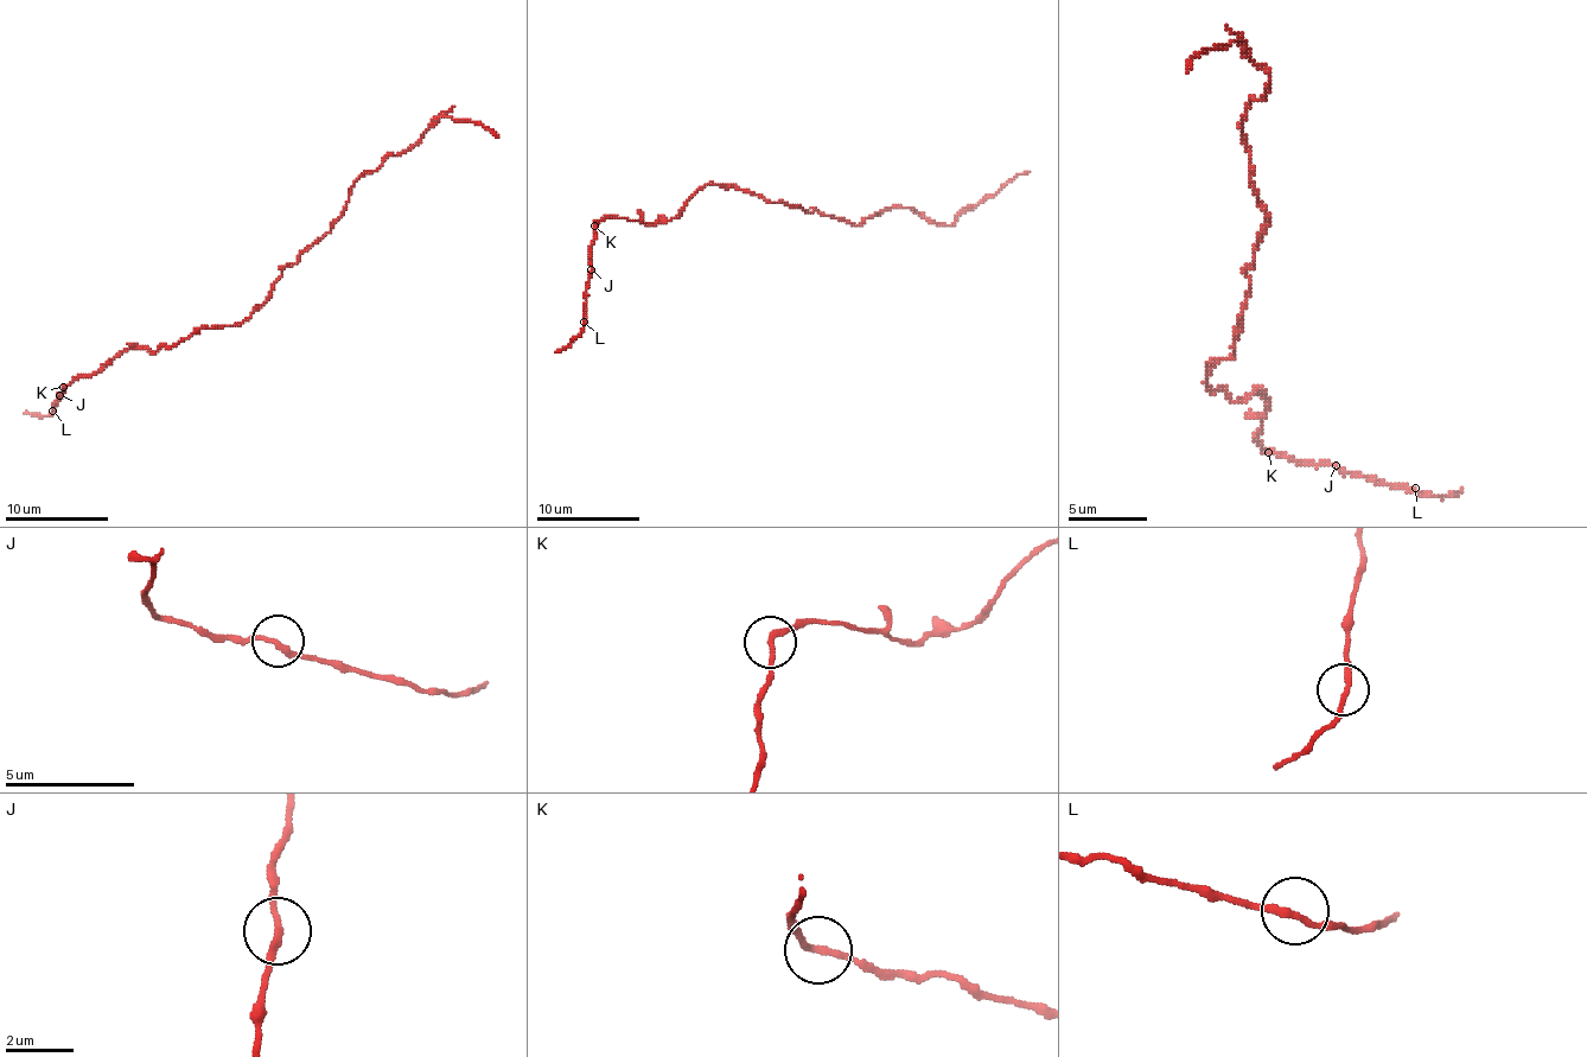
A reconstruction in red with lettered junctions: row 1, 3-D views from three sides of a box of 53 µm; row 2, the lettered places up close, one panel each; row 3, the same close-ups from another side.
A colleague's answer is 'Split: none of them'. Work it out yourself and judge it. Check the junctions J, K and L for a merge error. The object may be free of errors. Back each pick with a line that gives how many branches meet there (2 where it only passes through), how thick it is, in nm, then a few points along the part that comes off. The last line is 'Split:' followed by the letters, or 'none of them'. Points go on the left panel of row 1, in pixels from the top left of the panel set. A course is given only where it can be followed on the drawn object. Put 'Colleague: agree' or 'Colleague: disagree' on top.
Colleague: disagree
K: Branches: 2. Thickness 190 nm. Course of the part to remove: (63, 387), (122, 351), (155, 354), (202, 328), (237, 325), (327, 233), (349, 189), (441, 116), (498, 138)
Split: K

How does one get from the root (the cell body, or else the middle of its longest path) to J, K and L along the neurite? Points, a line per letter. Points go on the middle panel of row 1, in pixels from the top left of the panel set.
J: (782, 203), (769, 203), (733, 186), (705, 184), (669, 221), (604, 218), (591, 243), (591, 269)
K: (782, 203), (769, 203), (733, 186), (705, 184), (669, 221), (641, 223), (628, 218), (604, 218), (594, 225)
L: (782, 203), (769, 203), (733, 186), (705, 184), (669, 221), (604, 218), (591, 243), (584, 322)

